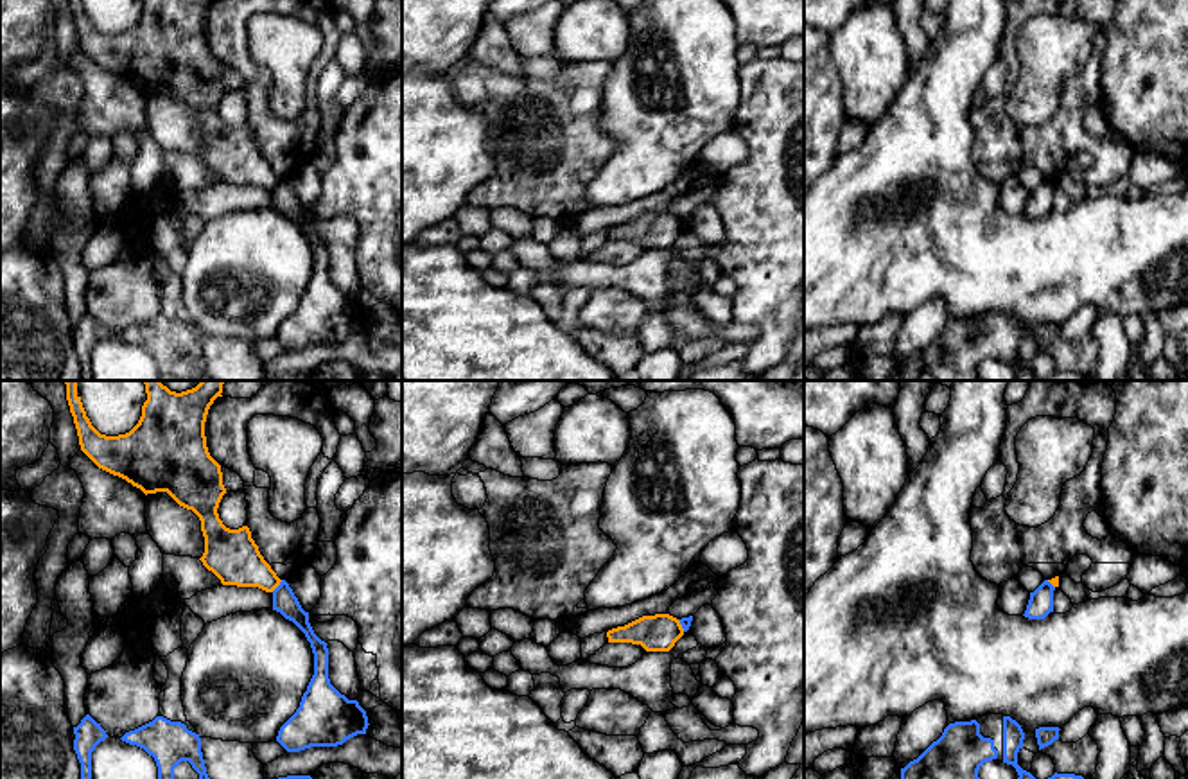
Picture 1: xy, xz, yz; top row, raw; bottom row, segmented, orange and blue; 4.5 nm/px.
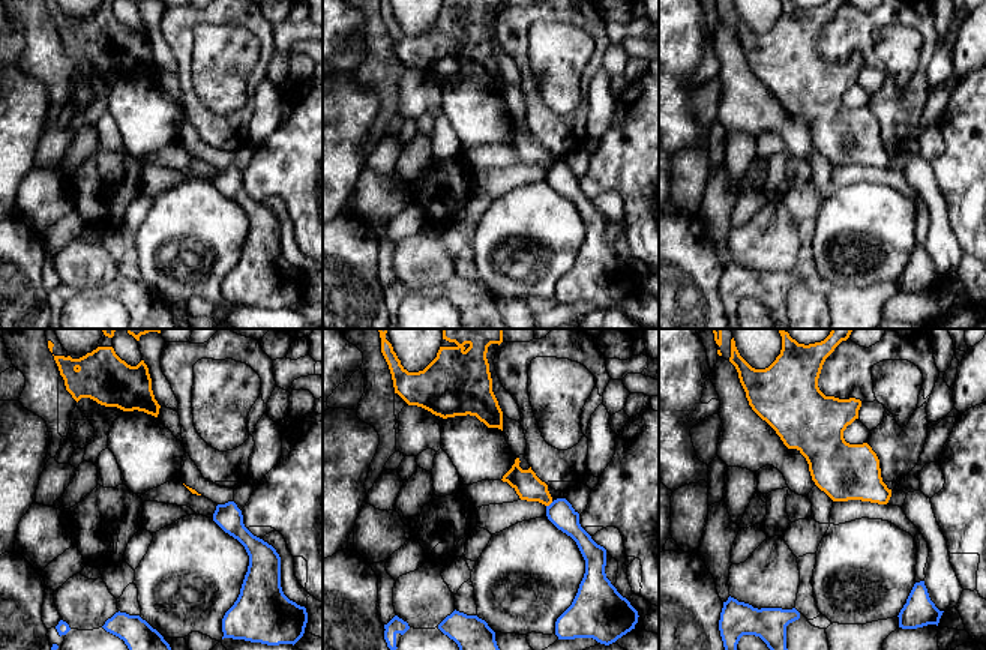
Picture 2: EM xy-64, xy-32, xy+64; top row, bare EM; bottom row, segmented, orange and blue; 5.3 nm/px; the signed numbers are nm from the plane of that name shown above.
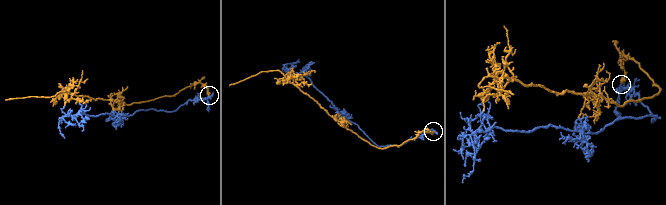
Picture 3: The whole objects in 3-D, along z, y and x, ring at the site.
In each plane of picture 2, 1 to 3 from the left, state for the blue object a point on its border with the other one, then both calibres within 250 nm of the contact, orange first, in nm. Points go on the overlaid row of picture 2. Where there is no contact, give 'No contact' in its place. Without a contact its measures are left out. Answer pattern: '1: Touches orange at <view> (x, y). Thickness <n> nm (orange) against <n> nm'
1: No contact
2: Touches orange at xy-32 (550, 503). Thickness 150 nm (orange) against 140 nm
3: No contact

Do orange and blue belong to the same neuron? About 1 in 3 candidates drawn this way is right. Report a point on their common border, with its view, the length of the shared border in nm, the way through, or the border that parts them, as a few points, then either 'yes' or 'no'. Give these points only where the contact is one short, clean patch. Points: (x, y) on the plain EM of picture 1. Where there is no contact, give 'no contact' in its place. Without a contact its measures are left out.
meets orange in xy at (277, 183); contact 80 nm long; border along xy (282, 178), (271, 189); no

